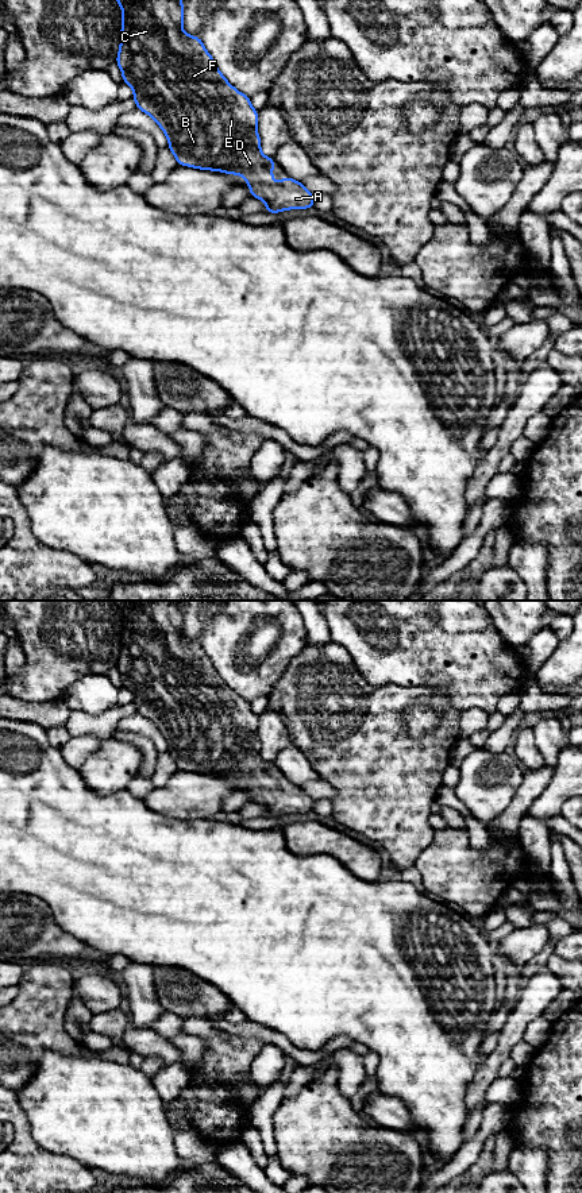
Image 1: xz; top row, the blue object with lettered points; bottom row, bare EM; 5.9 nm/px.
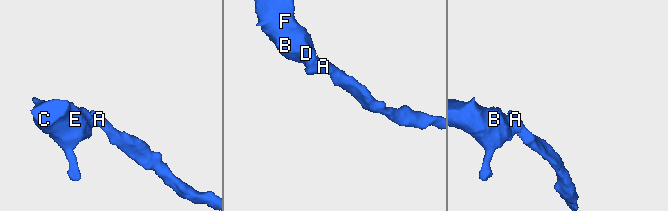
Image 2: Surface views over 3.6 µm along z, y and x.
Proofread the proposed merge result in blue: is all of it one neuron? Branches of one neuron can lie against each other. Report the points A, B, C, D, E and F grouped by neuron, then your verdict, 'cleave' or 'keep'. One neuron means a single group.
A B C D E F | keep

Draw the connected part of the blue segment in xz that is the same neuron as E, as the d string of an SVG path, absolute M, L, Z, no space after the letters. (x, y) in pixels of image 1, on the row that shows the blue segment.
M116 0L122 7L123 24L120 49L116 63L122 69L123 81L134 90L136 108L150 115L169 139L169 150L178 165L193 169L238 174L250 186L250 194L266 204L266 212L278 213L286 209L312 208L315 194L290 177L273 182L274 159L261 151L257 132L258 111L251 107L250 97L236 90L220 73L213 58L199 36L182 30L182 0Z

